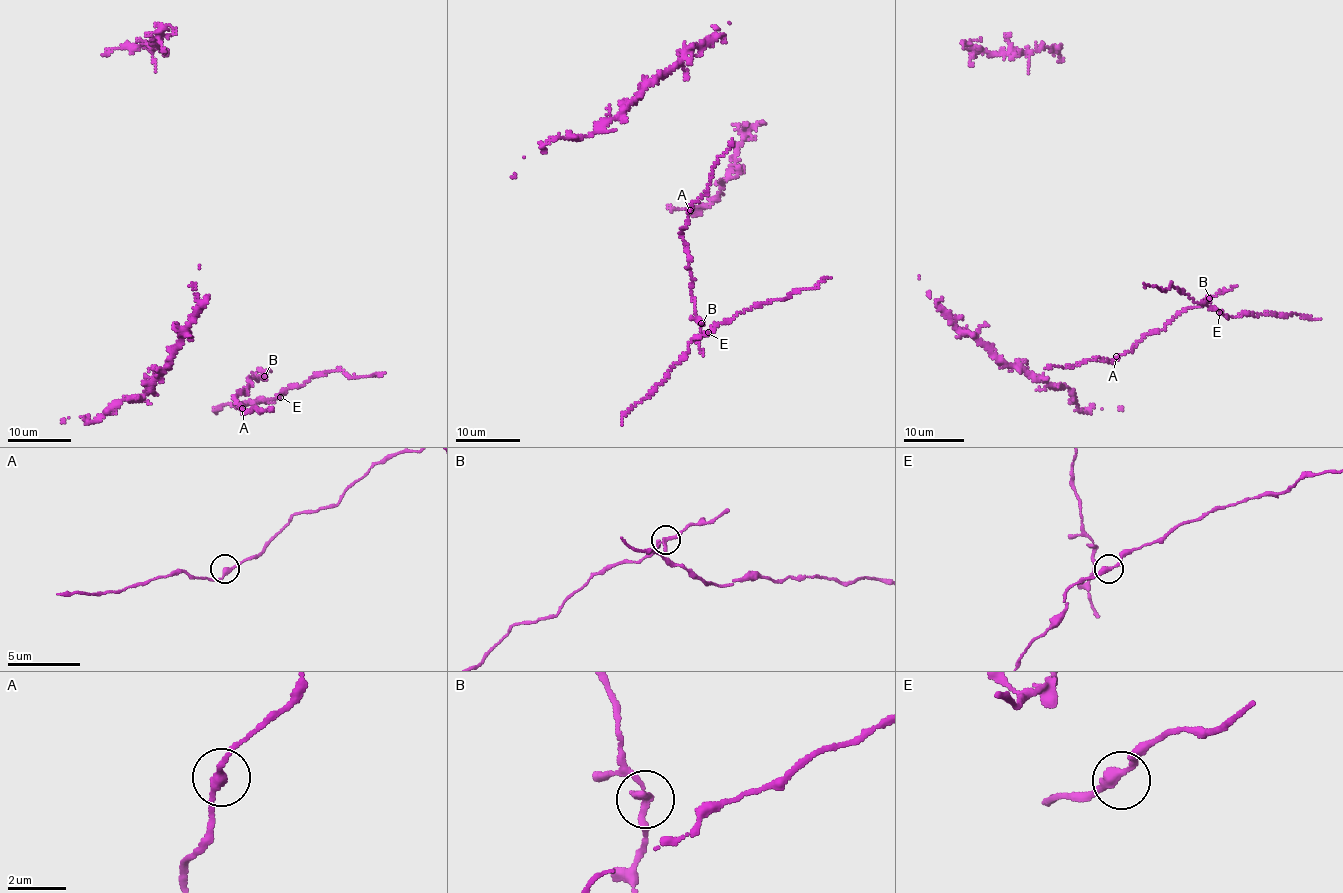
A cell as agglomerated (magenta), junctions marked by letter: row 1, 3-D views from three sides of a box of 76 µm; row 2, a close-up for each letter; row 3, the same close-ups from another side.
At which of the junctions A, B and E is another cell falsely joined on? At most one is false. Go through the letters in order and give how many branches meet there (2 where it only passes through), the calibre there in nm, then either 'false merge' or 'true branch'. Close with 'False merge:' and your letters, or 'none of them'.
A: branches 2; calibre 280 nm; true branch
B: branches 2; calibre 280 nm; true branch
E: branches 2; calibre 300 nm; true branch
False merge: none of them

